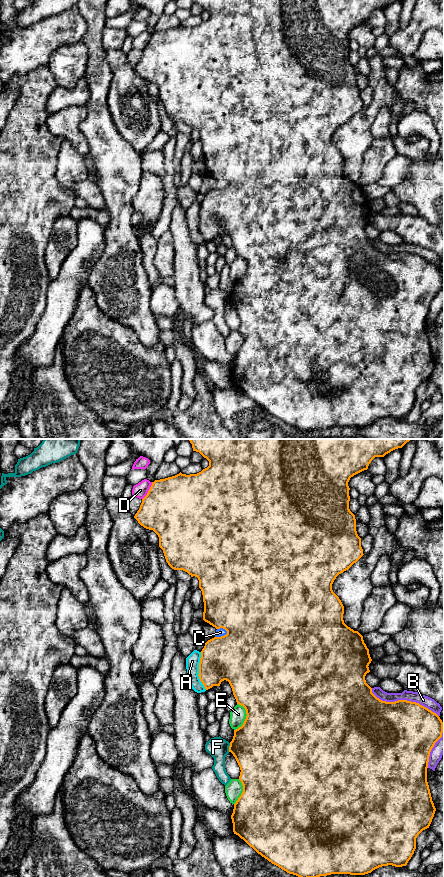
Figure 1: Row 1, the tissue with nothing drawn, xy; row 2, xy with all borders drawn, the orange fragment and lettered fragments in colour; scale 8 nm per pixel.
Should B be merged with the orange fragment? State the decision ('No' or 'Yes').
Yes

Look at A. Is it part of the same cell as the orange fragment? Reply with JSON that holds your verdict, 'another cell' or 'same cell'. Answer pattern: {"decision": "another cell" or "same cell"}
{"decision": "another cell"}

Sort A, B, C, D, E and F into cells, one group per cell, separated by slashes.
A / B C / D / E / F

